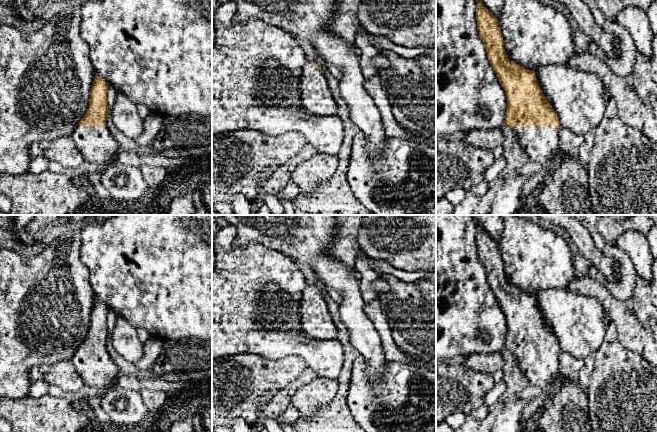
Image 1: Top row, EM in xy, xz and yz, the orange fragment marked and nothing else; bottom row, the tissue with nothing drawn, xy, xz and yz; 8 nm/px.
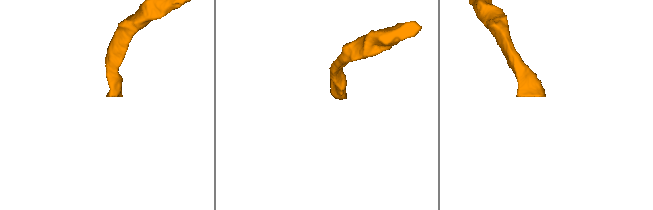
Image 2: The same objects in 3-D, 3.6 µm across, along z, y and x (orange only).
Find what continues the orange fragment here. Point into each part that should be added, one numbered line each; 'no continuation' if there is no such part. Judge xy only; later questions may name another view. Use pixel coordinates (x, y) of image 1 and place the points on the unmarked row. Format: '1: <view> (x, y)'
1: xy (96, 368)

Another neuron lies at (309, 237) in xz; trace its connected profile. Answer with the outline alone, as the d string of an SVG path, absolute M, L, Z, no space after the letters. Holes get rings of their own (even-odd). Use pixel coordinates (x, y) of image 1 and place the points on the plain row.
M217 215L228 225L237 229L235 246L260 243L277 251L297 263L300 268L312 270L312 282L319 281L340 292L340 320L345 324L350 343L365 358L365 375L381 376L388 363L381 339L373 323L364 312L365 303L360 291L360 279L354 274L354 267L346 267L328 253L330 244L336 237L337 215Z

